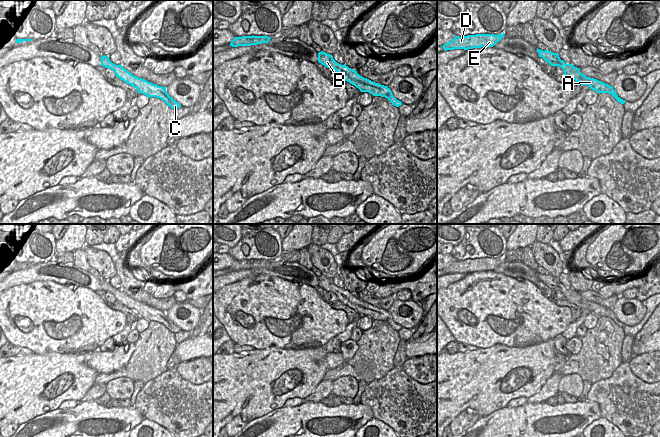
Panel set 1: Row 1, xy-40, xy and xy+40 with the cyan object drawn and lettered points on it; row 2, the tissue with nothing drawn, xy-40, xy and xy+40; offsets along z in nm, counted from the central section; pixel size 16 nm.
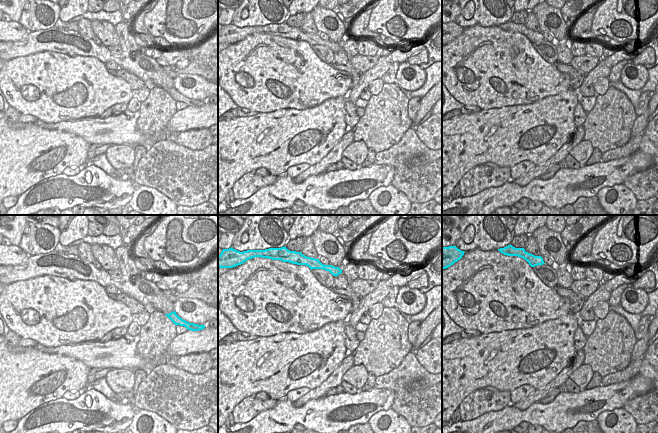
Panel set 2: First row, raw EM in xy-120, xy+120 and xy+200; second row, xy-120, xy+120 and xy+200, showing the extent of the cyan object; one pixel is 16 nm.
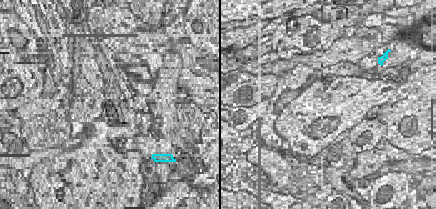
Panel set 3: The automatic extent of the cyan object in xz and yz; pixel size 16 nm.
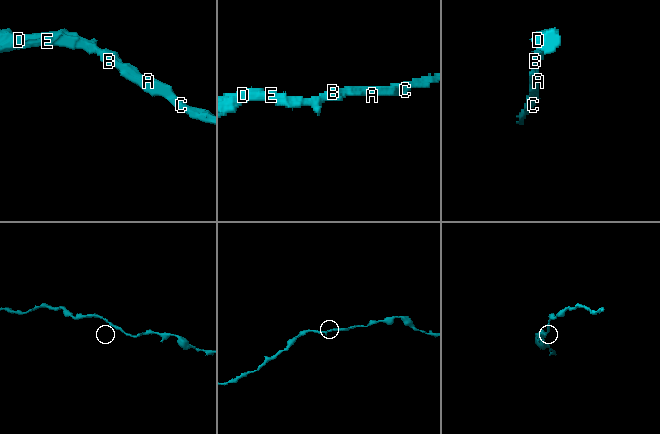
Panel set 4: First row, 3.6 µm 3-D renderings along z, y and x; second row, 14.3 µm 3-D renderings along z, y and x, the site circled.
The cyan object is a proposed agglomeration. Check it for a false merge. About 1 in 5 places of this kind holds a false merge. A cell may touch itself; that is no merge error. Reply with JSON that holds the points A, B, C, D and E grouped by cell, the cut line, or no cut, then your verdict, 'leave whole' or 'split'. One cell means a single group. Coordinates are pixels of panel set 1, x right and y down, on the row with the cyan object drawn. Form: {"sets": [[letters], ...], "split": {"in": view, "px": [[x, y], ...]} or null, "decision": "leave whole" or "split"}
{"sets": [["A", "B", "C", "D", "E"]], "split": null, "decision": "leave whole"}

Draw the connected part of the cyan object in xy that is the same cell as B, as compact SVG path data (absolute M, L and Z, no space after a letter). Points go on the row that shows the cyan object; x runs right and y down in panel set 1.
M323 51L318 53L318 62L324 65L327 68L333 68L338 76L344 81L349 82L350 84L357 87L361 92L369 92L373 96L381 96L387 98L392 105L399 107L402 105L402 102L397 100L388 86L384 86L378 83L375 83L367 78L360 76L357 71L349 68L348 66L341 65L337 63L333 56L327 54Z

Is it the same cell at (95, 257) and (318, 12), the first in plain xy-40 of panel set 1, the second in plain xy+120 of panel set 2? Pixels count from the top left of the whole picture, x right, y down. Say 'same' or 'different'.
same

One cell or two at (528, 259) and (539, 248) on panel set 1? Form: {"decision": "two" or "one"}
{"decision": "two"}

